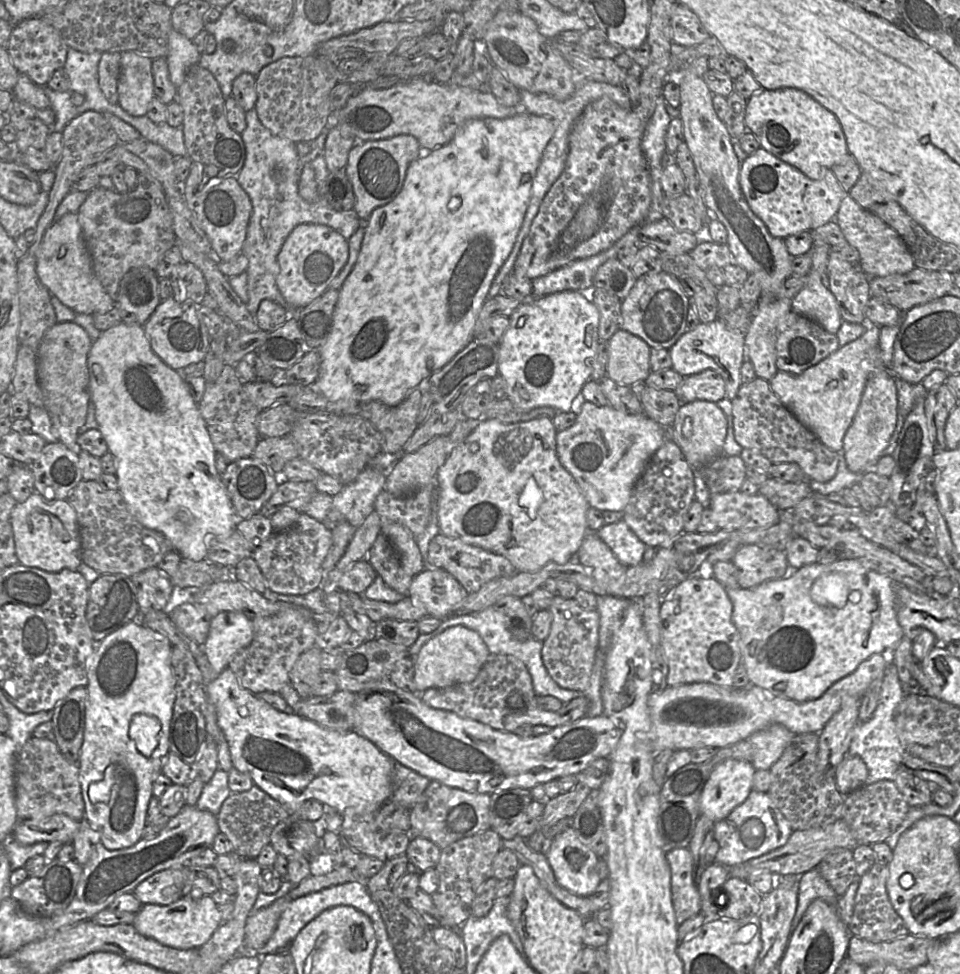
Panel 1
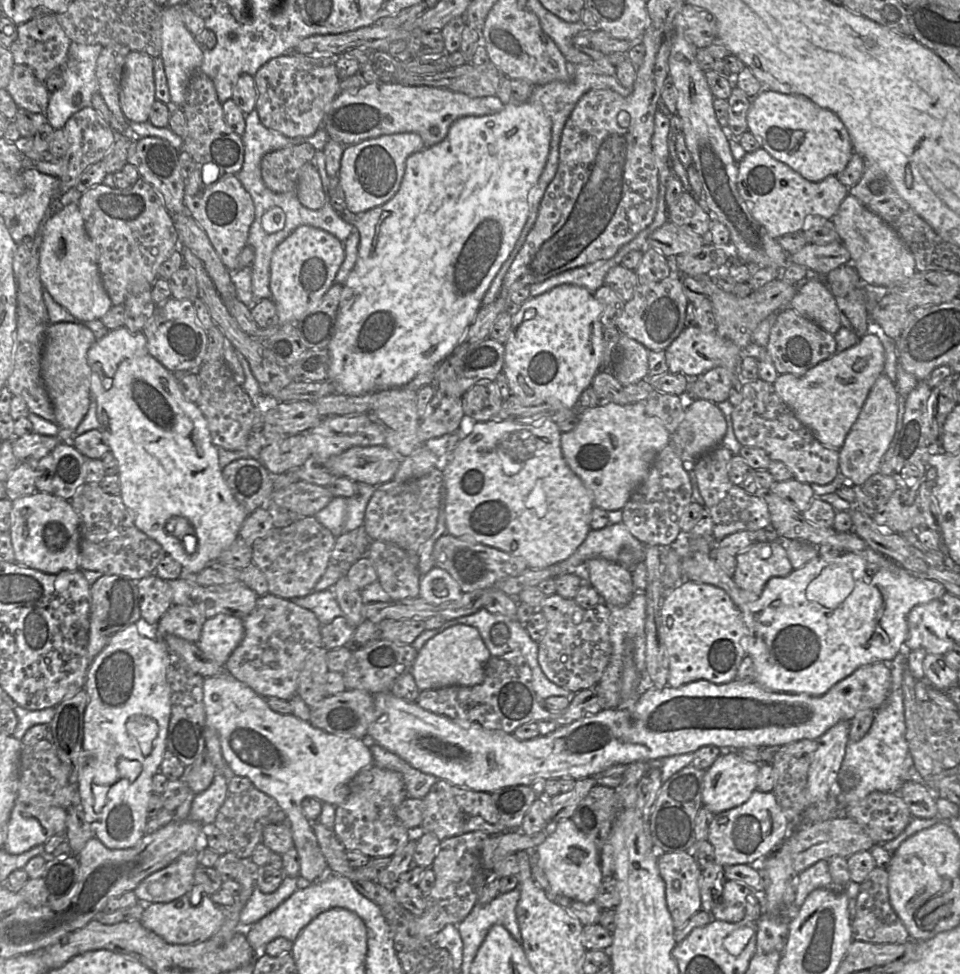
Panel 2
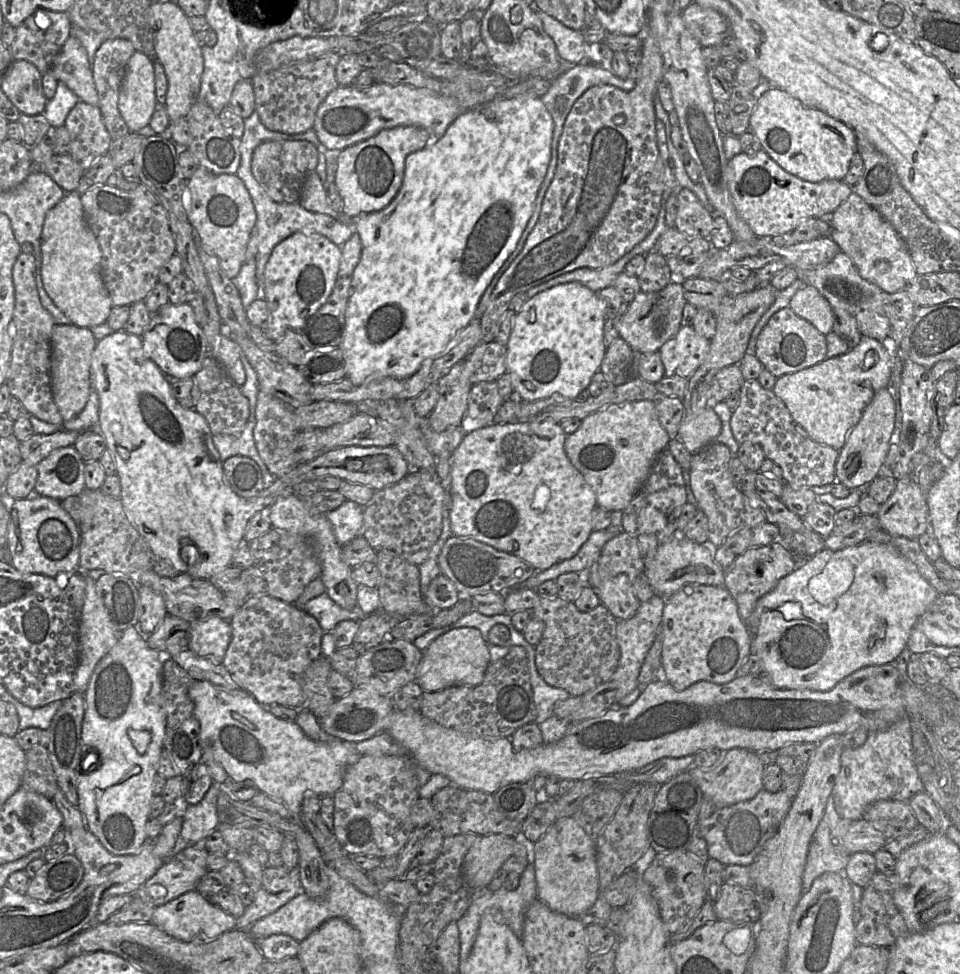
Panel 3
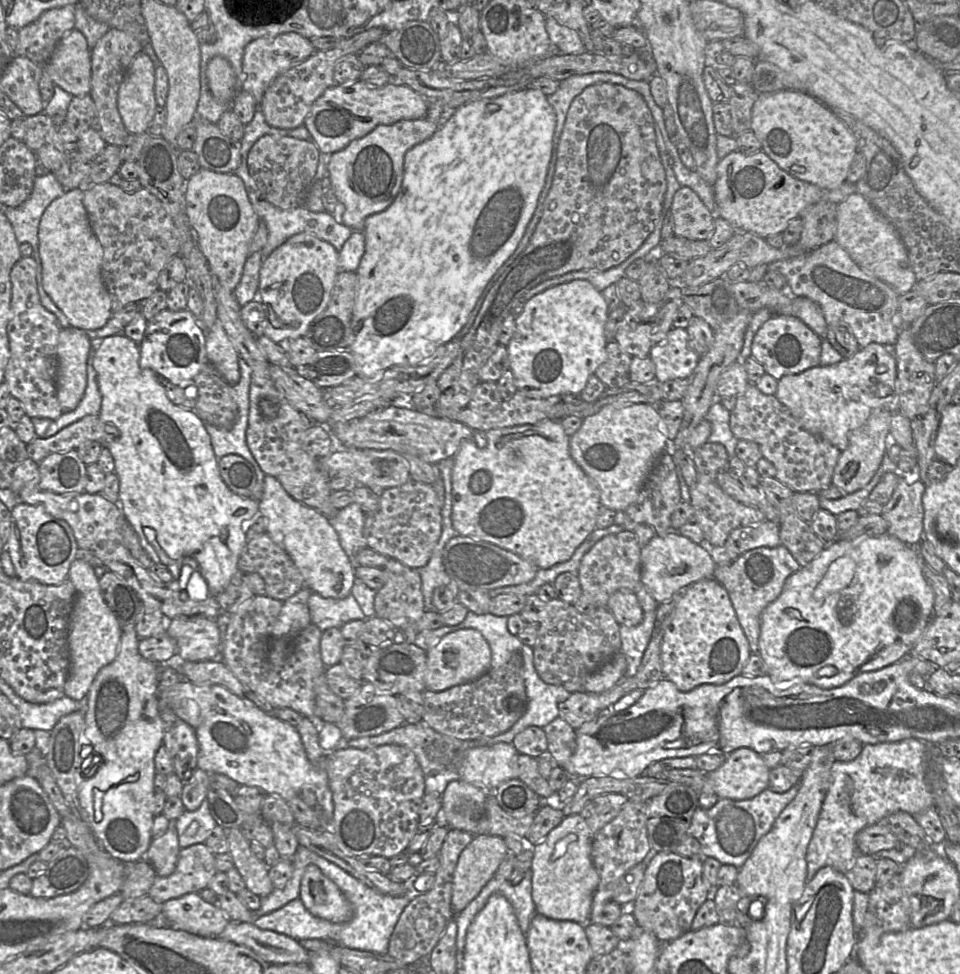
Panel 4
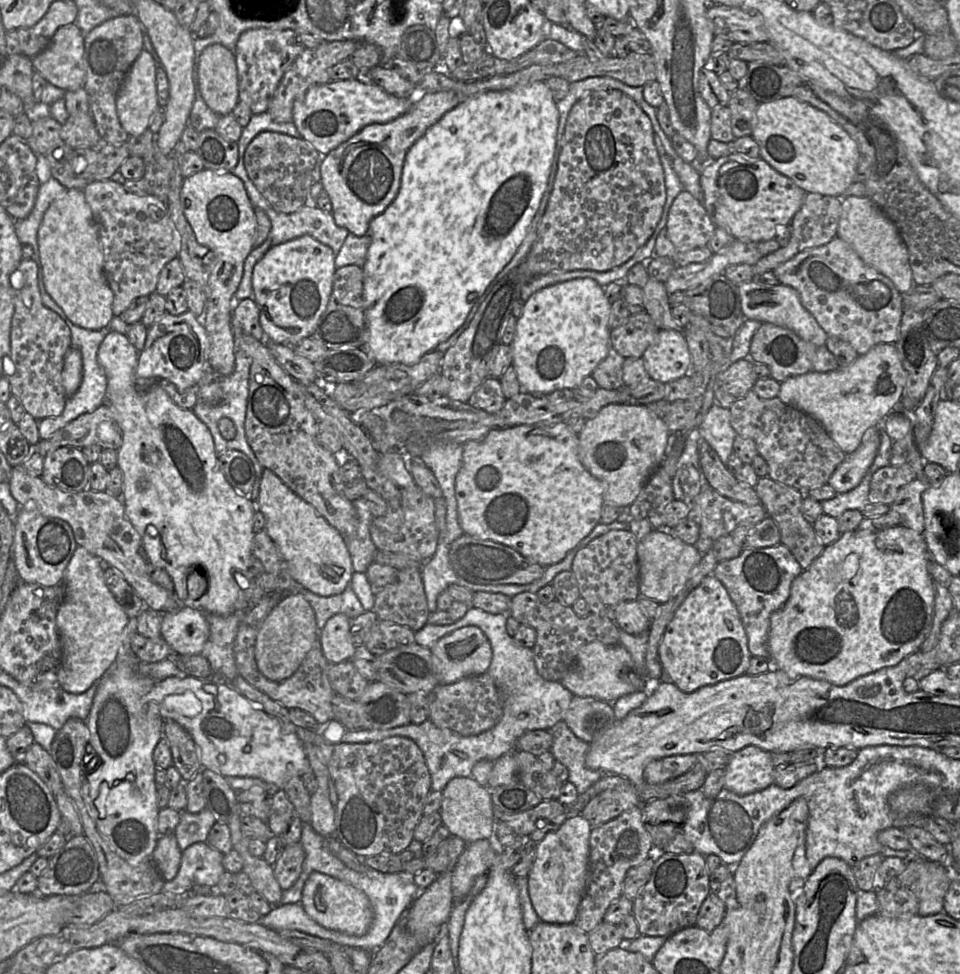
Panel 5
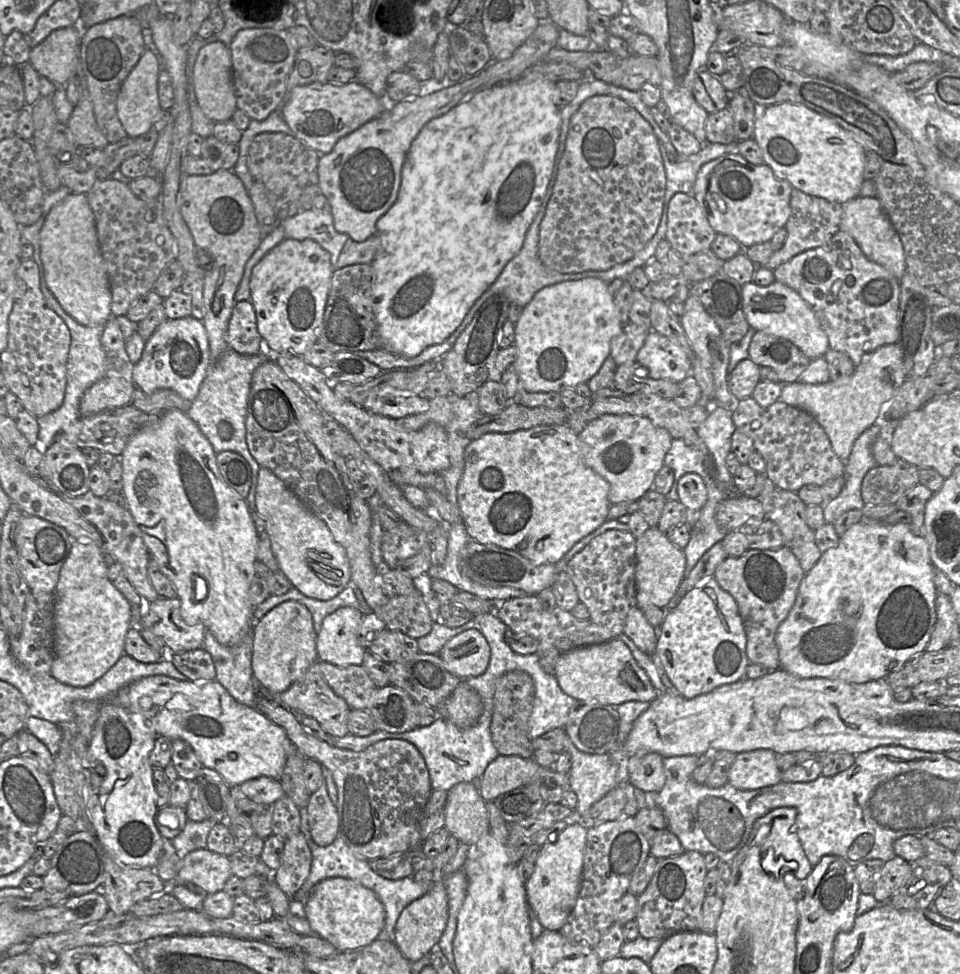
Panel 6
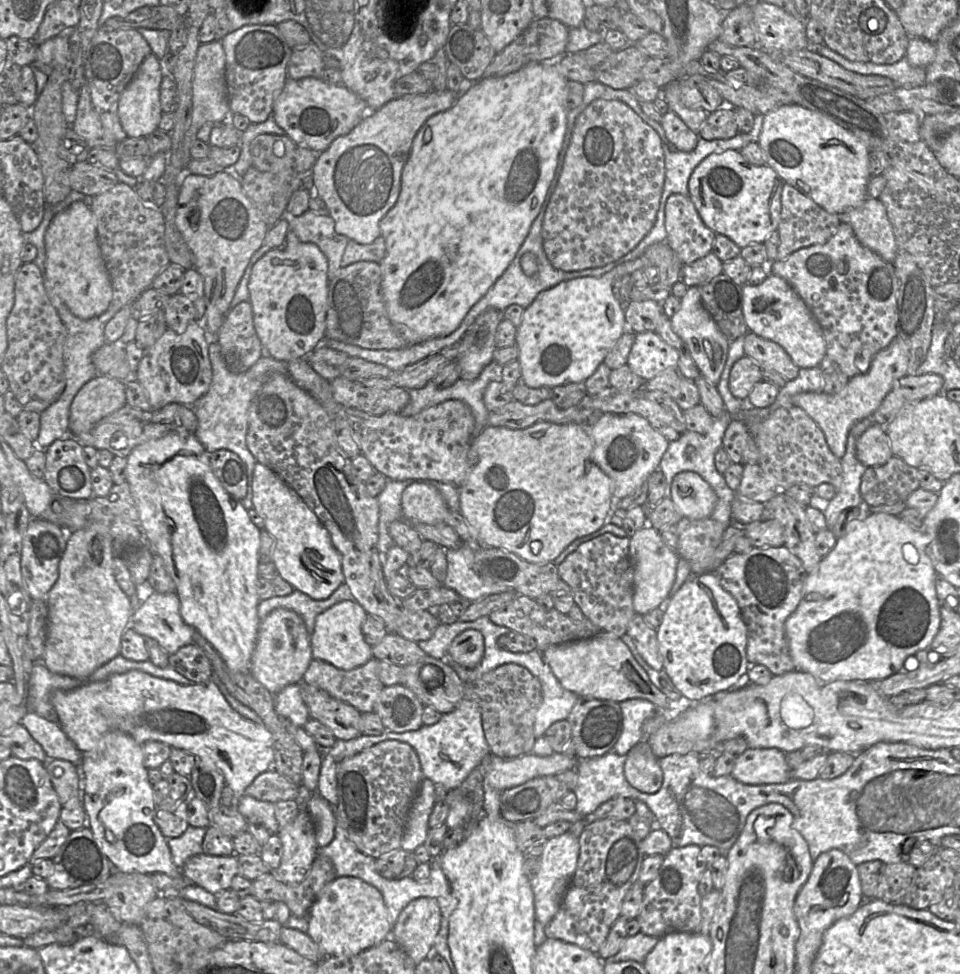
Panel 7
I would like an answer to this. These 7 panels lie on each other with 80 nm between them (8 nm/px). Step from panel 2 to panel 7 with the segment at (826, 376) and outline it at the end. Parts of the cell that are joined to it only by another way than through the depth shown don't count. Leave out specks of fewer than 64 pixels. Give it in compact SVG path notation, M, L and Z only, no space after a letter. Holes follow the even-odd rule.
M895 337L890 344L877 352L869 370L849 379L848 384L837 394L802 392L793 396L792 403L800 407L818 424L825 434L831 451L841 459L846 451L849 431L855 423L873 414L895 382L909 374L909 350L906 342Z

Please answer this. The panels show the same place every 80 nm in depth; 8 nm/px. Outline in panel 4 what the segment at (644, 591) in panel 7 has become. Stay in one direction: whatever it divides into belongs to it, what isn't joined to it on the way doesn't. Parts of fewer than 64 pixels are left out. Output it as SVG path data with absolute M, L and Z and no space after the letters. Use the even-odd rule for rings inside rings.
M676 530L665 536L656 535L641 549L641 583L659 604L669 600L680 589L712 578L716 566L707 545L696 544Z

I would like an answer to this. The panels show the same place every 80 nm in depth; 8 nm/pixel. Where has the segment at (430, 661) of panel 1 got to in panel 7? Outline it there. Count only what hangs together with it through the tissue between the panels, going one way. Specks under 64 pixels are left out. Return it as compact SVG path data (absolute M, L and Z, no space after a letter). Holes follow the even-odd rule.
M467 629L452 641L447 657L465 668L473 669L480 664L484 652L483 634L476 629Z

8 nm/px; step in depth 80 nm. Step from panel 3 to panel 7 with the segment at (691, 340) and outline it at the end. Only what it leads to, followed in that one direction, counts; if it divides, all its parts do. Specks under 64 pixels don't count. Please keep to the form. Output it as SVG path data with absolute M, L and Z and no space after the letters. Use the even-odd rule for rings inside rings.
M655 331L637 333L628 356L631 370L649 381L666 369L677 368L678 351L667 344Z

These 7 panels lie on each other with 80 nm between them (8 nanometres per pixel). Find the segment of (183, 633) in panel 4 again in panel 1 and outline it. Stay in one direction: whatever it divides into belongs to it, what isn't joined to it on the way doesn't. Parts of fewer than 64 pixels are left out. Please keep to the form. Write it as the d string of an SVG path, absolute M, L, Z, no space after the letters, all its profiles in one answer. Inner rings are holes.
M223 611L213 616L202 648L215 677L239 651L248 647L252 640L252 620L243 613Z

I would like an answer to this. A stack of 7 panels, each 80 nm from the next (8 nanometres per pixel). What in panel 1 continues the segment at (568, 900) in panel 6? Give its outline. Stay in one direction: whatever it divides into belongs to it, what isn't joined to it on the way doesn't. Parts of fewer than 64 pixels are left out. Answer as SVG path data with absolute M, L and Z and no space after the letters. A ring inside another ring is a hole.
M572 826L552 840L545 857L557 883L575 895L588 897L601 881L599 857L581 842Z

